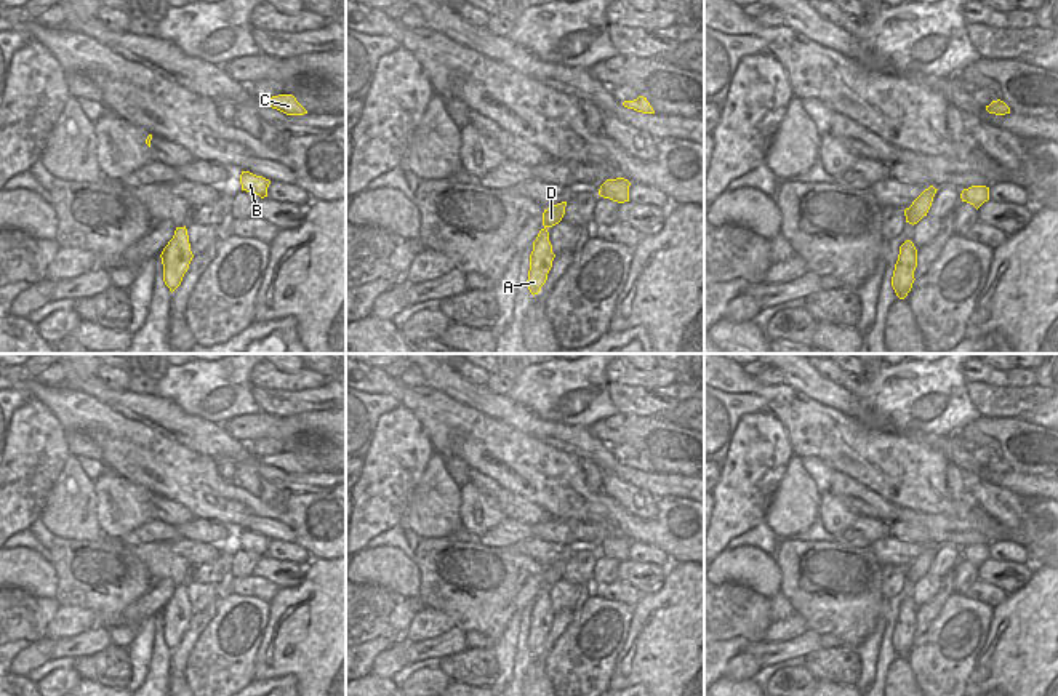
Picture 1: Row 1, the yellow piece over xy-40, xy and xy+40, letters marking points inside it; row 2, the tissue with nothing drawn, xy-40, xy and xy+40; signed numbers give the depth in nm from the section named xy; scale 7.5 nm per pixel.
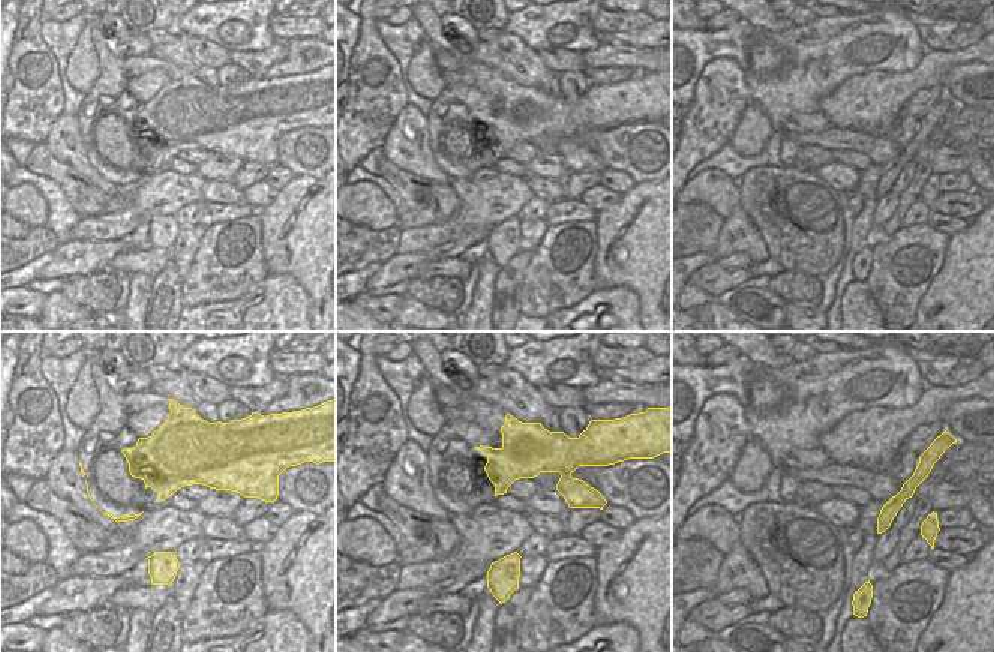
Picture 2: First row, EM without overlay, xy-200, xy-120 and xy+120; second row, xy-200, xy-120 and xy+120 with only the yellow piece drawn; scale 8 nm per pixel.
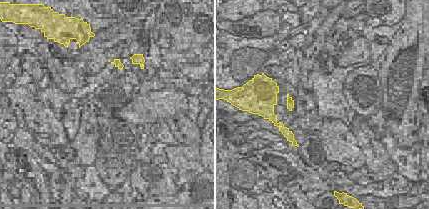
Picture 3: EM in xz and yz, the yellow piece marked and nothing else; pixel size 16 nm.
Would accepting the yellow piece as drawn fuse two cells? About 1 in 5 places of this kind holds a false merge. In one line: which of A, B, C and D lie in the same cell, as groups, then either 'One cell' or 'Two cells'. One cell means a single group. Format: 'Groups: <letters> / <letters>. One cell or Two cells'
Groups: A B C D. One cell

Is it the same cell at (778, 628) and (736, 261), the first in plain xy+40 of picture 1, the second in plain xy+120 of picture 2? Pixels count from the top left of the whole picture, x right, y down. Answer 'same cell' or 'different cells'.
same cell

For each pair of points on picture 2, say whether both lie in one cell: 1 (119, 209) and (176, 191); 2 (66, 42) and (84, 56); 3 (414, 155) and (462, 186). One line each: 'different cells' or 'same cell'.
1: same cell
2: different cells
3: different cells

